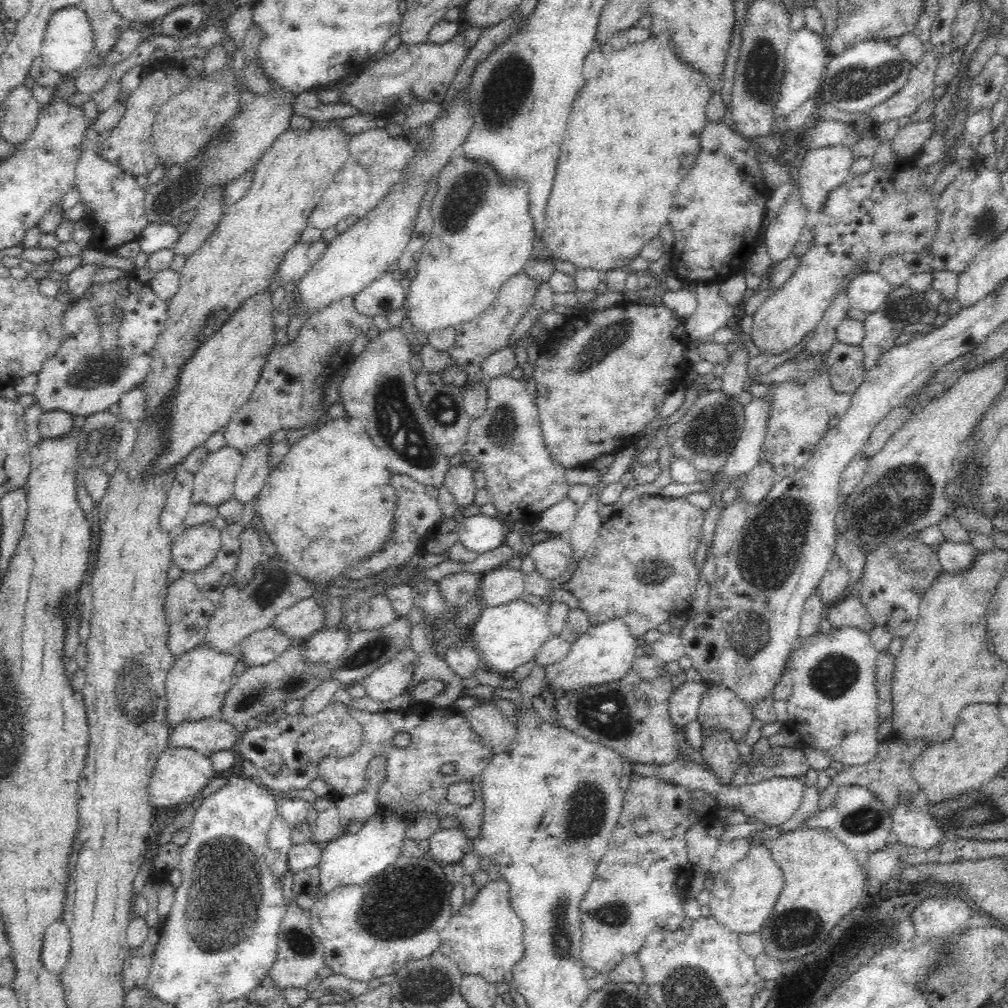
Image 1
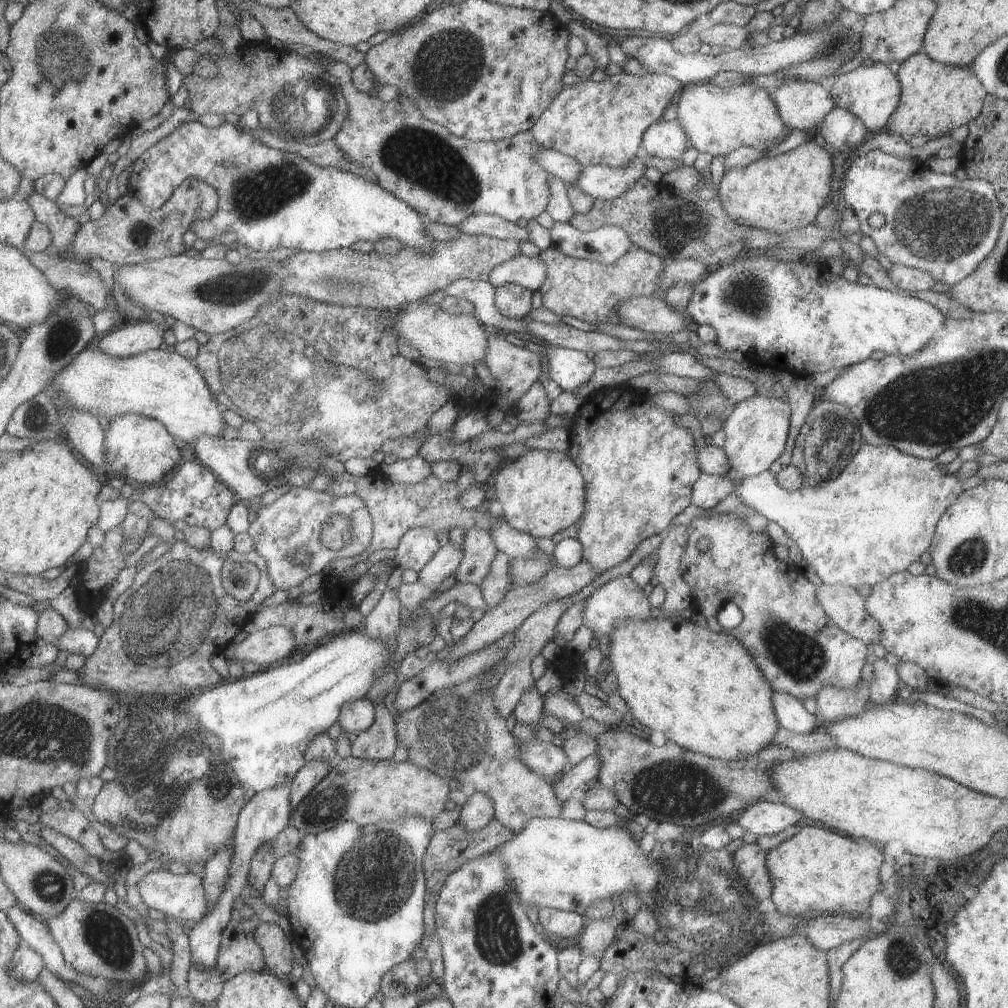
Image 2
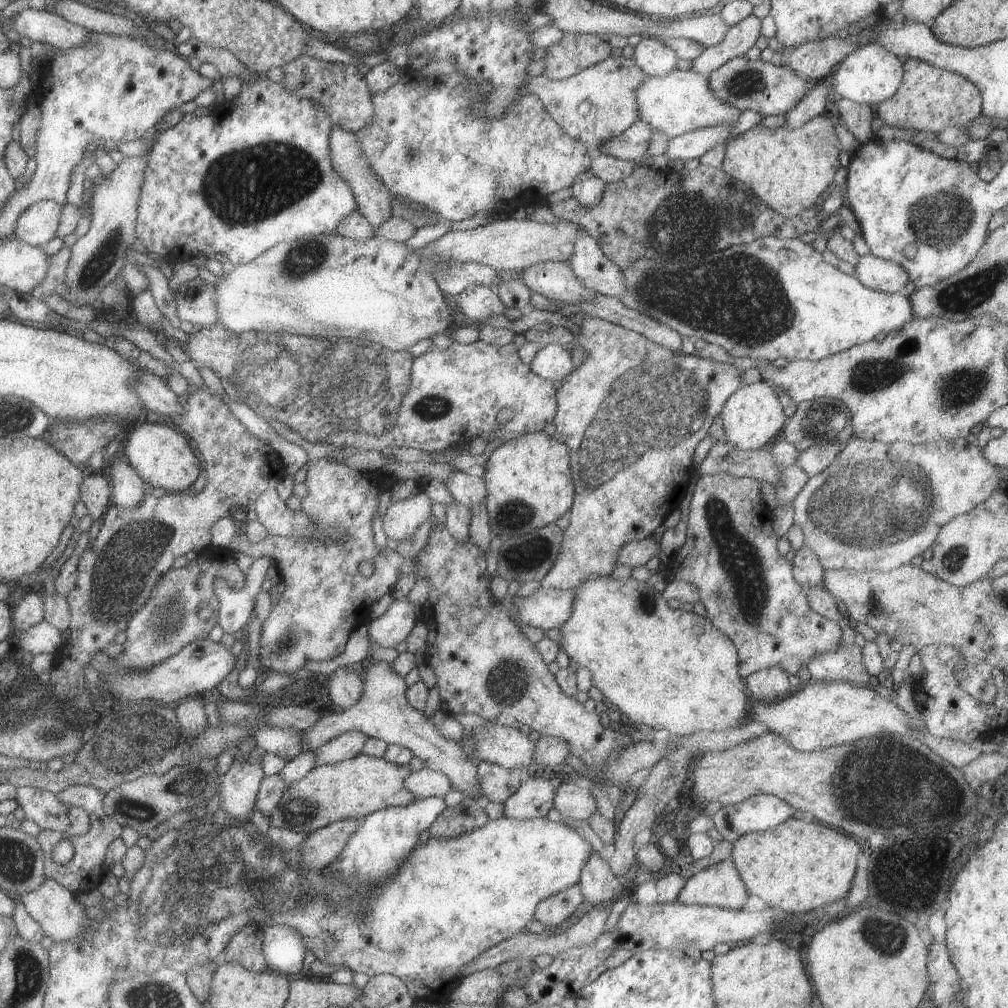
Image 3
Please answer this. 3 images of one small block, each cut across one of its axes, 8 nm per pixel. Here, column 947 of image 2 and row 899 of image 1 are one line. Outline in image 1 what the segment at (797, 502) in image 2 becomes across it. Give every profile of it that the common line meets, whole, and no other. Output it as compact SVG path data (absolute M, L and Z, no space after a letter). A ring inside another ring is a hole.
M499 878L486 882L472 903L452 914L442 928L437 951L452 960L463 974L476 974L495 984L503 981L504 974L511 972L522 956L522 932L522 923L508 903L507 884Z

